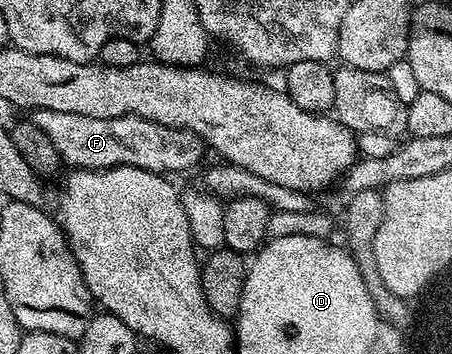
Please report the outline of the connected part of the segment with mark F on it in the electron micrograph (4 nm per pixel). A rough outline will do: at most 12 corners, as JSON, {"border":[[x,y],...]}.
{"border":[[35,109],[61,163],[173,176],[206,154],[194,132],[133,114]]}

